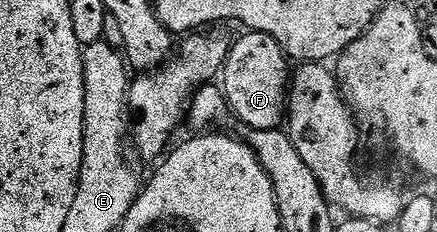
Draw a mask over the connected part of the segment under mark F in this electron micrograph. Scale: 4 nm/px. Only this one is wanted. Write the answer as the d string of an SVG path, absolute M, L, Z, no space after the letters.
M245 31L244 36L236 38L230 47L229 55L222 68L220 84L226 101L236 118L240 118L250 130L270 131L279 129L286 120L287 97L289 95L290 79L292 70L290 60L286 57L280 44L267 33Z

